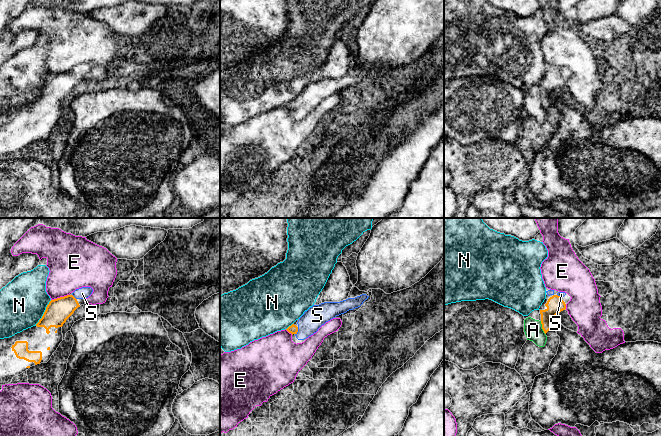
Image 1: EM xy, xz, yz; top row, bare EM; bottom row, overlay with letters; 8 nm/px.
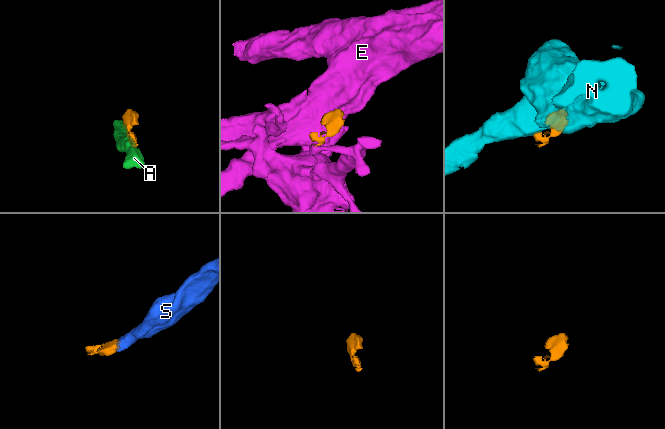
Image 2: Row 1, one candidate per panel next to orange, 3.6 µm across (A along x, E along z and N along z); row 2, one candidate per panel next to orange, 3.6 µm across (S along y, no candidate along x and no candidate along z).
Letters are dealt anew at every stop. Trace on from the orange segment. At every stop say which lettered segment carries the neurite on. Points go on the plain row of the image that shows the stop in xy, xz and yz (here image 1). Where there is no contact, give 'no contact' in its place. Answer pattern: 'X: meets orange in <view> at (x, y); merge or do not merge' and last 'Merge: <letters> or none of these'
A: meets orange in yz at (542, 104); do not merge
E: meets orange in xy at (60, 73); do not merge
N: meets orange in xy at (44, 89); do not merge
S: meets orange in xz at (297, 107); merge
Merge: S

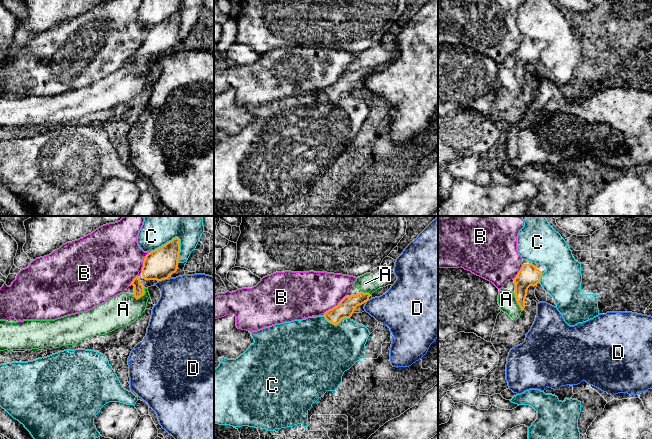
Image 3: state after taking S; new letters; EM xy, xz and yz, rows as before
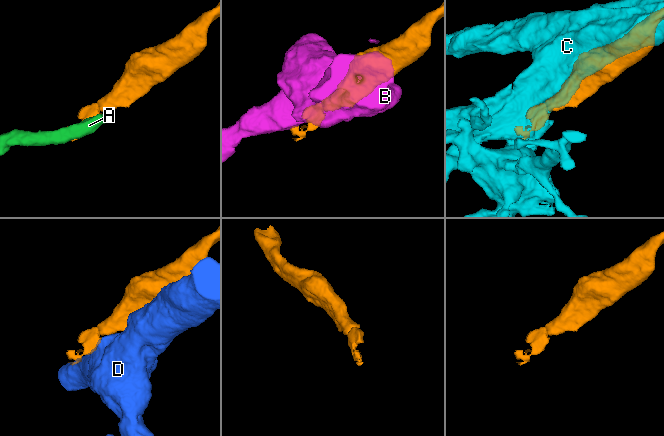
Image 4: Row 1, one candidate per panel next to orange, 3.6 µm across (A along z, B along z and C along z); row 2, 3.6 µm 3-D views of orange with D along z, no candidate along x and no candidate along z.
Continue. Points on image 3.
A: meets orange in xy at (143, 70); do not merge
B: meets orange in xz at (335, 82); do not merge
C: meets orange in xy at (164, 20); do not merge
D: meets orange in xy at (163, 55); do not merge
Merge: none of these

